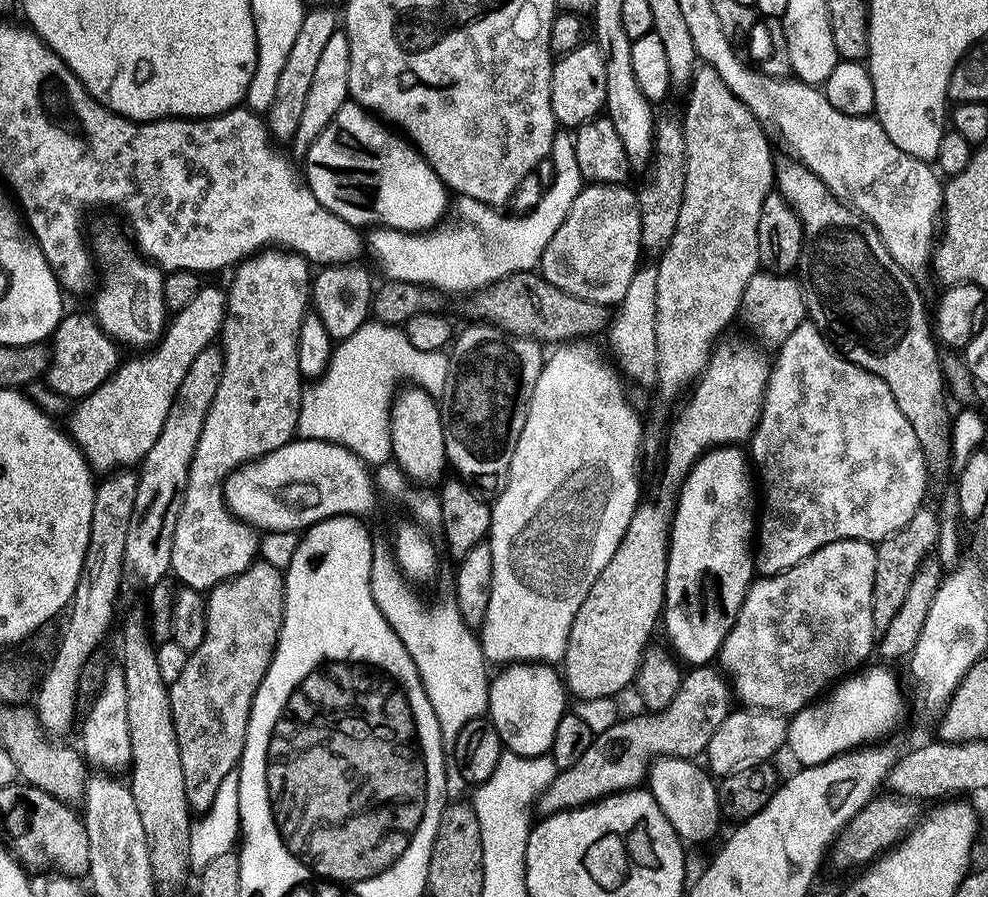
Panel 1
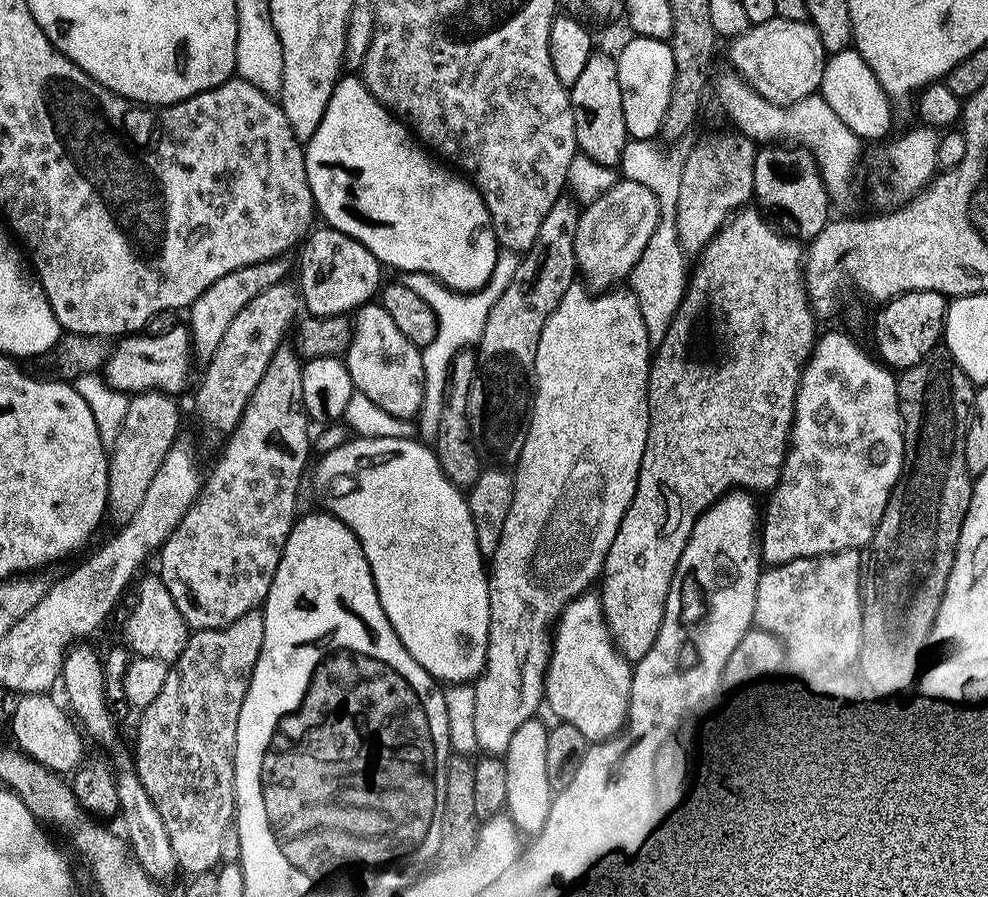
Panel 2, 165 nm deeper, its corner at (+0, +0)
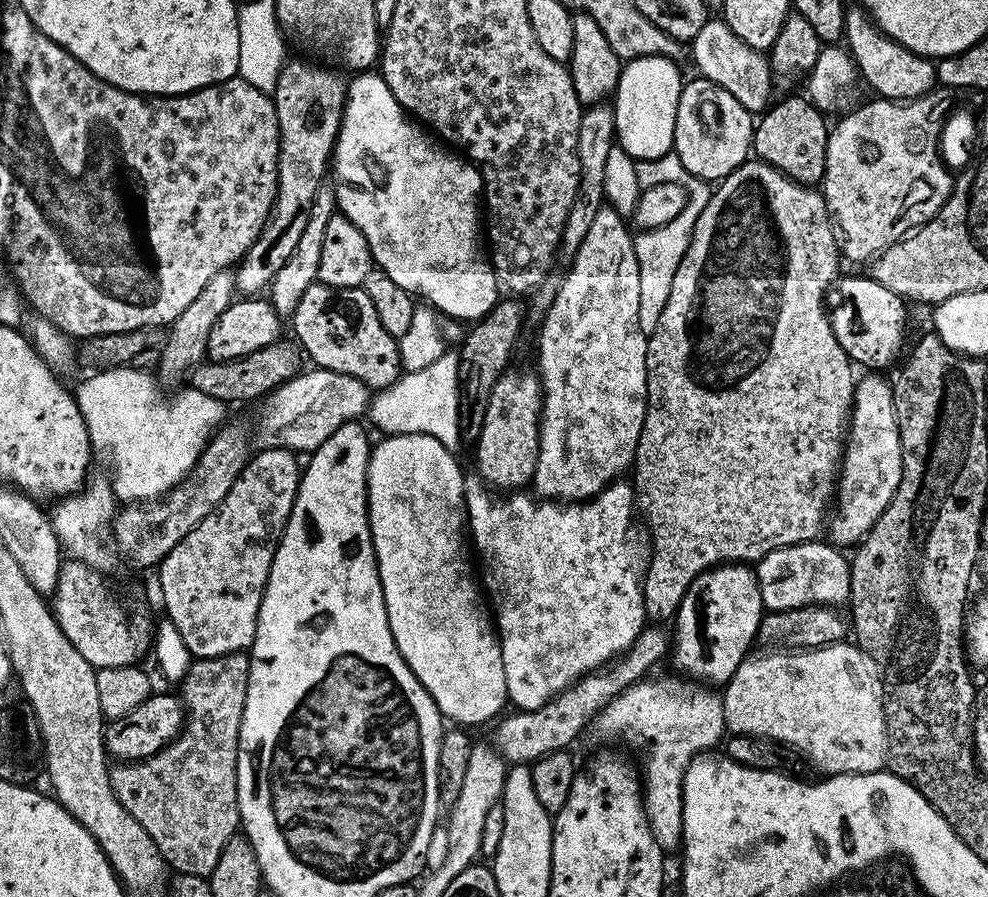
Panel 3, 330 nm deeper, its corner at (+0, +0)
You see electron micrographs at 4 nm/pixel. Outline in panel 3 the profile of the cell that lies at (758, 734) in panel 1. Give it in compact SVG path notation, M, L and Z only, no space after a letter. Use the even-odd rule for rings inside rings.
M855 643L831 644L825 648L805 648L803 650L764 650L745 656L727 684L723 685L724 722L729 733L750 734L751 736L765 736L768 740L776 740L779 744L786 744L801 757L808 756L808 760L816 768L821 768L828 776L841 776L851 772L879 772L888 762L888 735L886 734L886 718L884 717L884 701L881 693L884 691L884 681L880 679L880 668L874 658L865 656L864 651Z

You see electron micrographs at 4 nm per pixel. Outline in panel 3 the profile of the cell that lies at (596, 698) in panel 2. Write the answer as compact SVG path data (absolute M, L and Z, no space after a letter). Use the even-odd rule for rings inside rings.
M468 474L464 478L464 506L466 509L466 528L470 533L470 544L476 547L480 555L482 572L482 588L490 601L494 613L494 623L500 637L502 650L502 670L506 670L506 690L508 699L517 709L534 711L542 707L548 700L554 699L565 688L570 687L580 677L603 669L609 662L616 660L635 642L646 627L644 614L644 586L641 569L636 569L636 560L632 557L632 544L628 535L632 532L632 516L634 520L634 488L631 483L613 482L604 488L597 496L583 502L557 502L554 500L537 499L535 495L524 490L516 490L511 494L501 495L501 500L495 500L479 475Z

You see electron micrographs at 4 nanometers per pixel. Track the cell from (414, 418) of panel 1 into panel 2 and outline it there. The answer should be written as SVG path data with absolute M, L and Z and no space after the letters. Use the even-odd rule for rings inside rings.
M378 302L356 309L346 363L353 389L374 402L382 412L407 422L418 416L424 390L422 350L402 335L402 330L398 330L398 325Z

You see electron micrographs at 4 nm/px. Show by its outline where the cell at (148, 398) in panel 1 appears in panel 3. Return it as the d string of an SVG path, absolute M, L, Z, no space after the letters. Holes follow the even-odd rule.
M289 59L285 63L281 72L278 74L277 86L275 92L271 95L274 102L274 110L278 118L278 130L280 131L280 153L278 154L278 186L276 187L276 200L272 203L272 215L268 221L264 223L263 230L258 234L258 238L252 243L252 247L244 253L244 259L239 261L238 267L235 269L236 290L241 297L256 298L261 295L260 292L271 285L272 279L278 274L278 270L282 270L282 266L286 266L286 258L290 258L290 254L294 254L298 242L302 238L302 230L306 230L306 222L310 219L310 210L314 206L314 194L318 194L318 186L325 183L326 173L330 168L332 158L332 149L336 147L336 135L340 133L340 118L344 114L344 101L346 99L346 80L345 77L340 77L332 68L323 68L320 64L307 64L307 59L302 60Z

